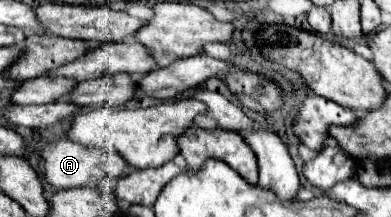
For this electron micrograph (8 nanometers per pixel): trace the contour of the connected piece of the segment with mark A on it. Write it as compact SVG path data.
M62 138L58 142L52 142L42 152L44 158L44 176L46 180L56 188L80 188L80 186L92 186L96 188L102 180L118 180L120 176L126 176L132 166L124 164L122 156L116 156L116 152L106 154L100 152L100 148L84 148L84 144L76 144L68 138Z

